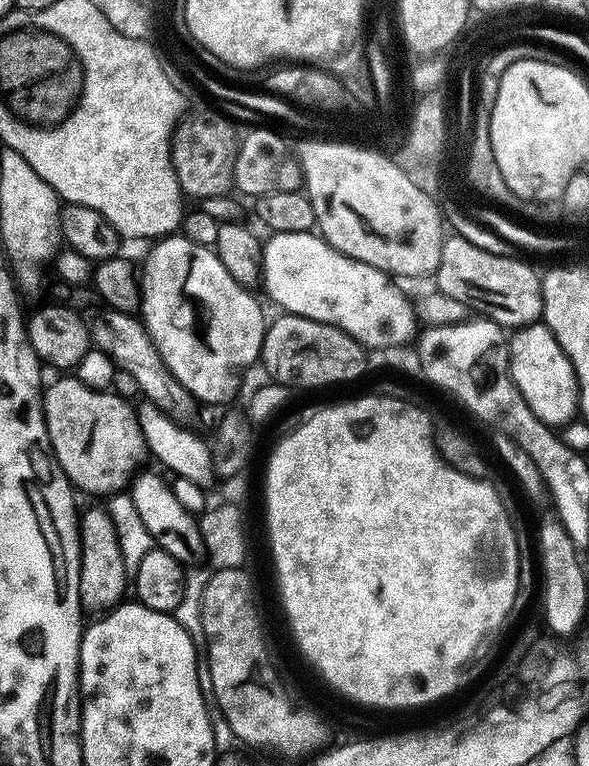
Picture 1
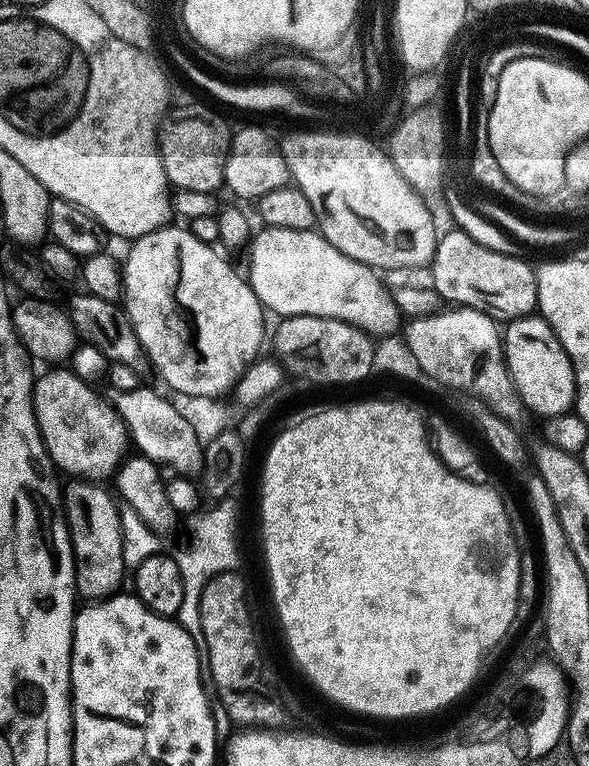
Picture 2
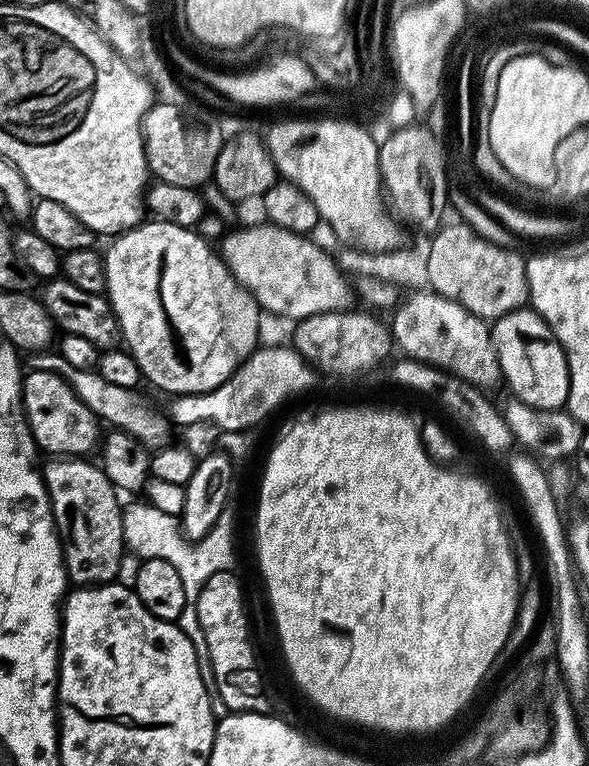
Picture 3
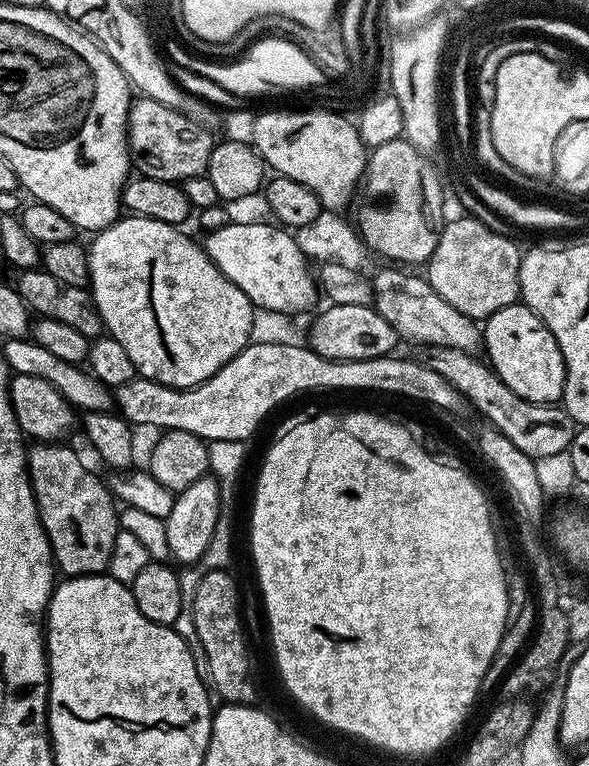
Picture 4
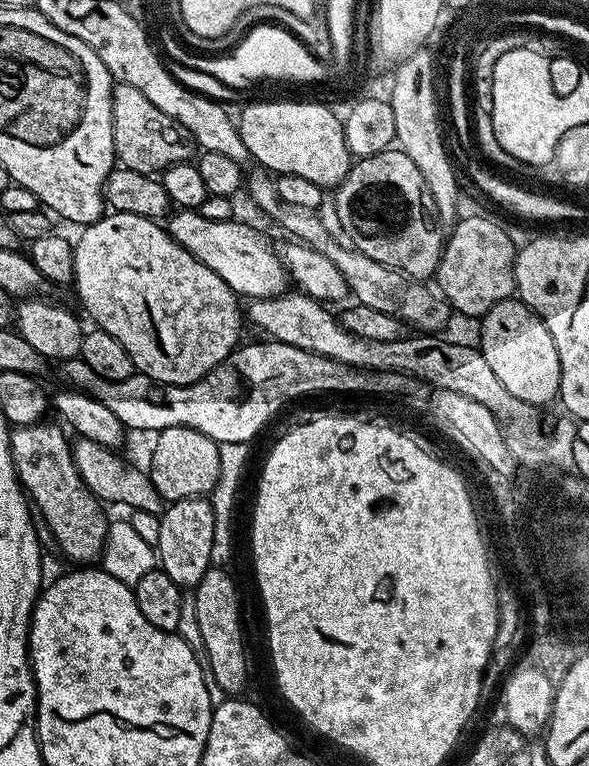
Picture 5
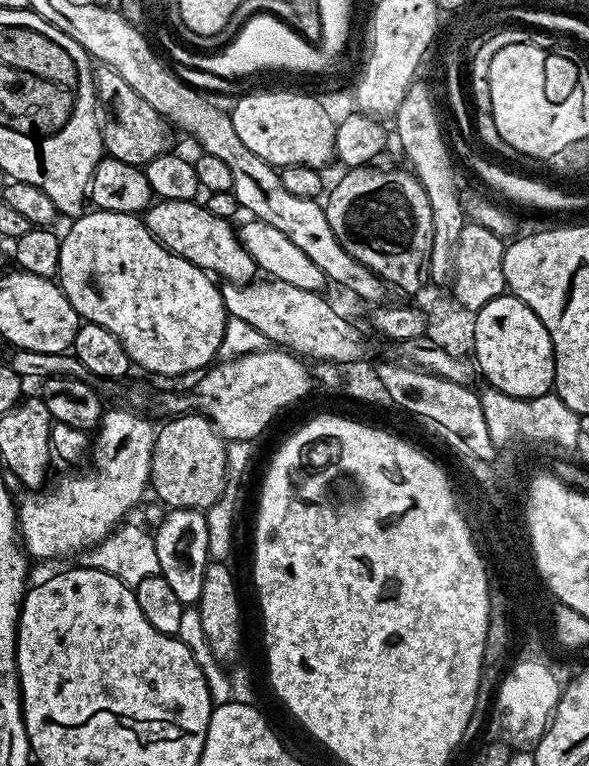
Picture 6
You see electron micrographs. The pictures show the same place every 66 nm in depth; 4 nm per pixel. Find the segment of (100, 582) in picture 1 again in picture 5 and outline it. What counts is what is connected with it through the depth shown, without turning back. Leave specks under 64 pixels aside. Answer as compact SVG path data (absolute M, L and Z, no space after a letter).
M48 423L22 424L11 429L12 465L21 488L38 509L39 519L41 516L48 523L57 546L70 559L77 560L77 565L88 566L101 559L110 520L100 509L101 501L84 485L78 466L74 466L69 437L64 437L65 429L59 423Z

